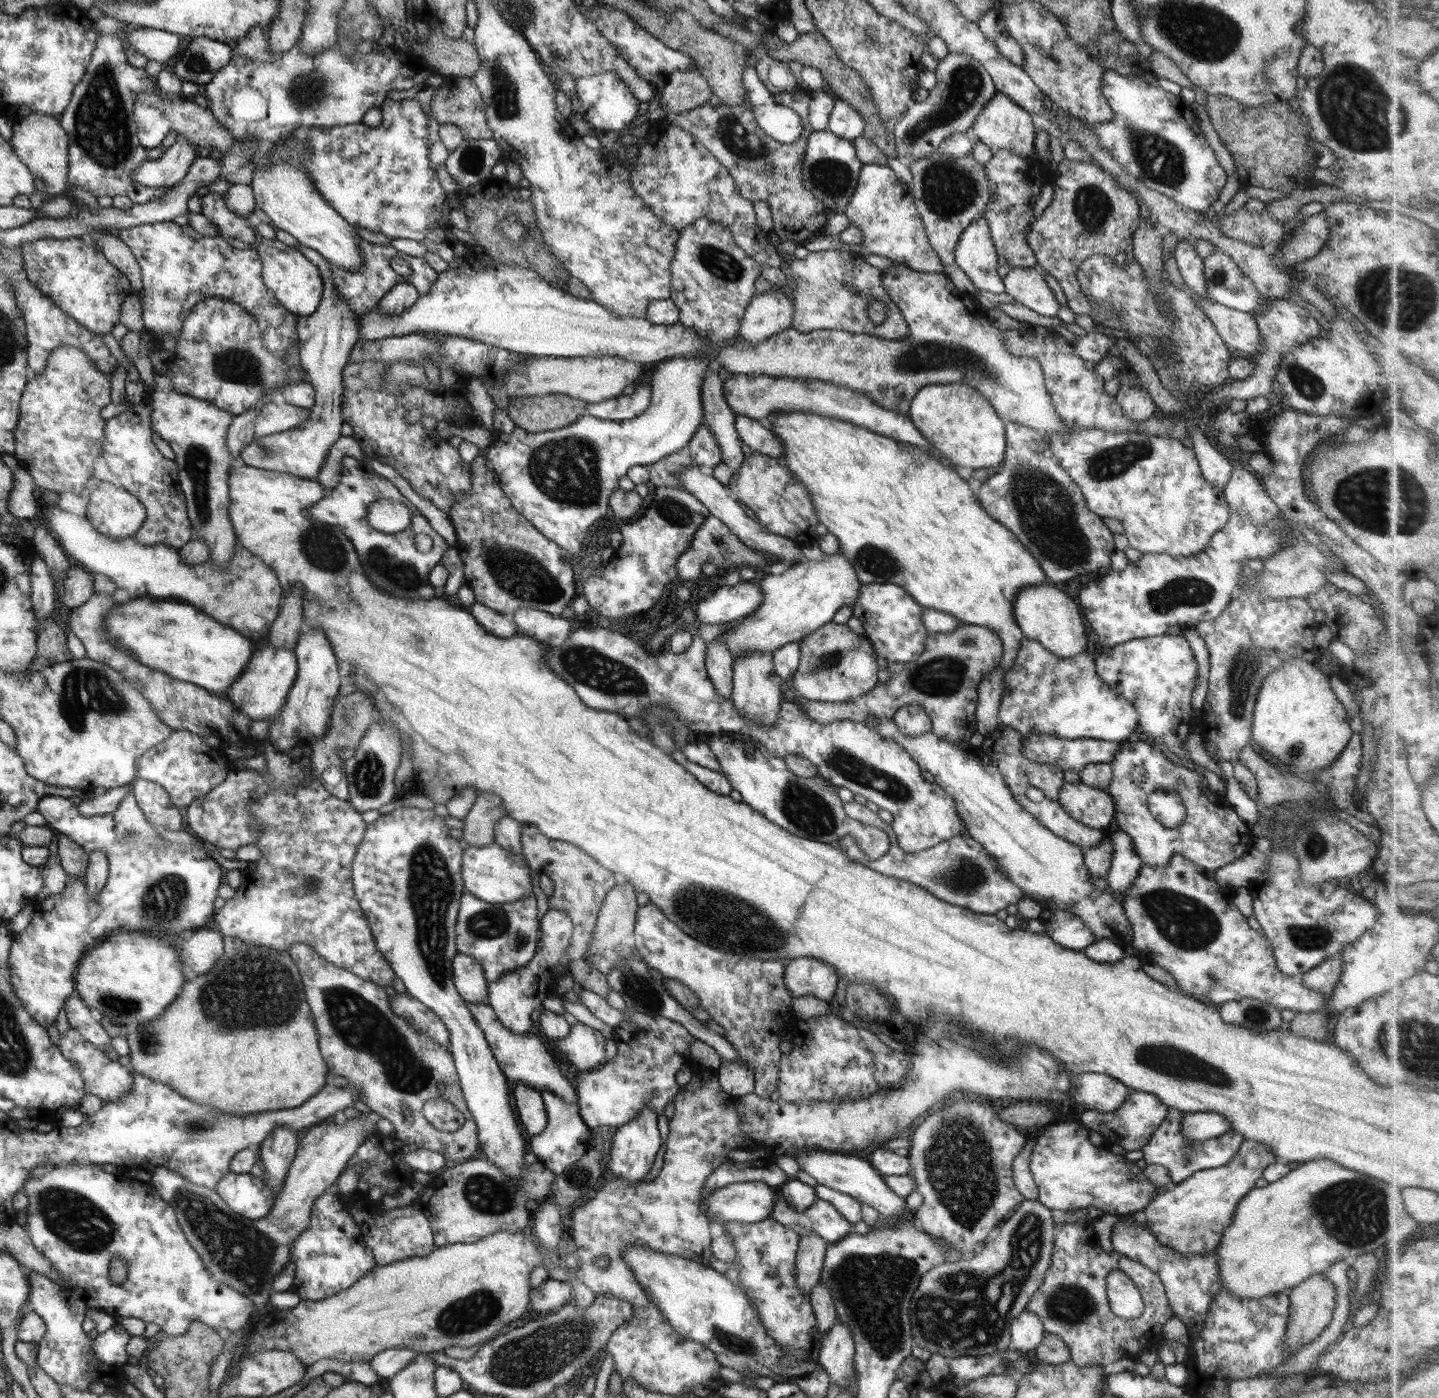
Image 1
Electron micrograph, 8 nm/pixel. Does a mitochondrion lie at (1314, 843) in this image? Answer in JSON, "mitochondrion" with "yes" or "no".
{"mitochondrion":"yes"}

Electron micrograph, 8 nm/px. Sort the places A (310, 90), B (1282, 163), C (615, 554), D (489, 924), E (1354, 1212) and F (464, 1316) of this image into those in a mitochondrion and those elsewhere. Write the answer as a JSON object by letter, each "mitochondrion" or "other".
{"A":"mitochondrion","B":"other","C":"other","D":"mitochondrion","E":"mitochondrion","F":"mitochondrion"}

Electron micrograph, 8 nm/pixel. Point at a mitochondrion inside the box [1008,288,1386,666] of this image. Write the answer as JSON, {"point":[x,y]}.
{"point":[1184,591]}

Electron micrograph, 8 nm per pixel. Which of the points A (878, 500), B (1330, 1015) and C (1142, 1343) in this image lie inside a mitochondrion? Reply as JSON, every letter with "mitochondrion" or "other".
{"A":"other","B":"other","C":"other"}

